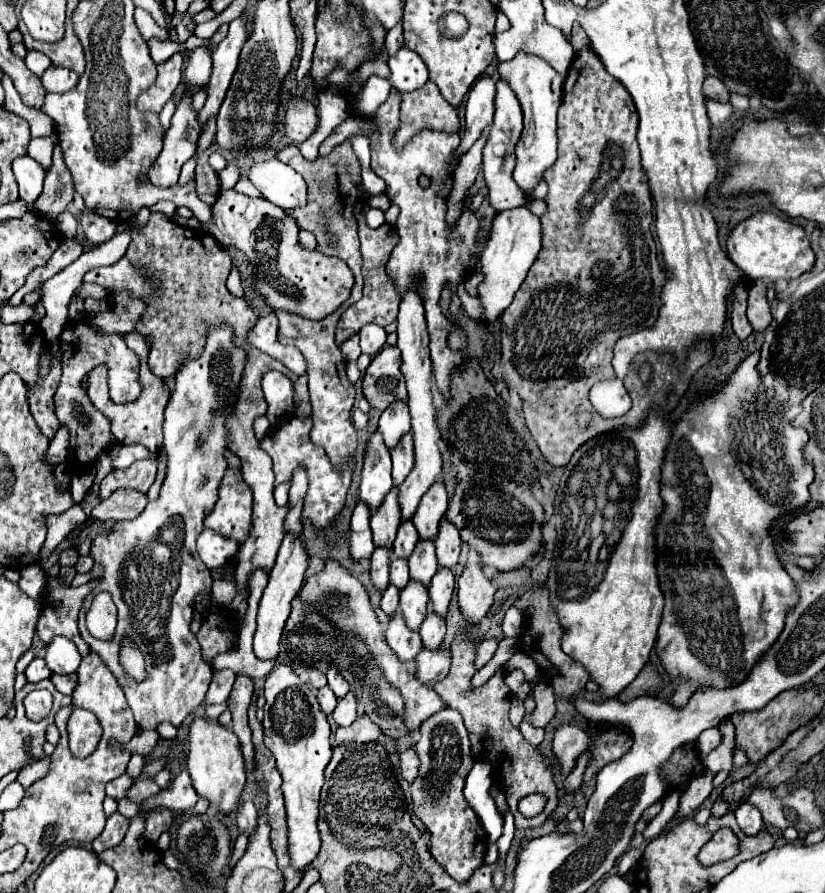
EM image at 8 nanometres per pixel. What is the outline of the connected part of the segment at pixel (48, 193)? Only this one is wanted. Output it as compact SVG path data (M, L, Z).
M56 144L52 154L52 166L46 170L44 190L34 204L34 210L40 210L48 220L56 220L56 216L66 210L72 198L74 198L74 184L62 160L60 144Z

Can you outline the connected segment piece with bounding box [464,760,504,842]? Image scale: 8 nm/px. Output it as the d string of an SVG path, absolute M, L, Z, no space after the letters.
M478 760L466 776L464 796L466 796L468 804L474 808L476 816L480 818L480 822L488 834L488 842L496 842L502 836L504 818L496 810L496 804L488 794L490 786L492 786L492 766L484 760Z

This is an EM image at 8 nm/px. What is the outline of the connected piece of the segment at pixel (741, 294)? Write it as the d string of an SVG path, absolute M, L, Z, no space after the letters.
M740 284L734 290L734 304L732 304L732 330L740 340L752 334L752 326L746 318L746 298L748 298L748 286Z

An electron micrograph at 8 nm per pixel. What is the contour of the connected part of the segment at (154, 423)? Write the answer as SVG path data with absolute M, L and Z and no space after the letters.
M128 332L122 336L126 346L130 350L134 350L138 356L140 356L140 382L142 382L142 394L138 398L138 402L132 402L132 404L114 404L110 400L110 394L108 394L108 374L106 374L106 364L100 364L96 366L94 370L88 372L88 396L94 404L96 410L100 410L112 424L112 434L116 436L116 440L120 444L142 444L146 446L152 454L158 454L160 446L162 446L162 422L164 422L164 408L166 408L166 402L170 398L170 390L166 386L166 382L158 376L154 376L148 368L148 354L150 354L150 348L146 346L146 338L138 332Z

